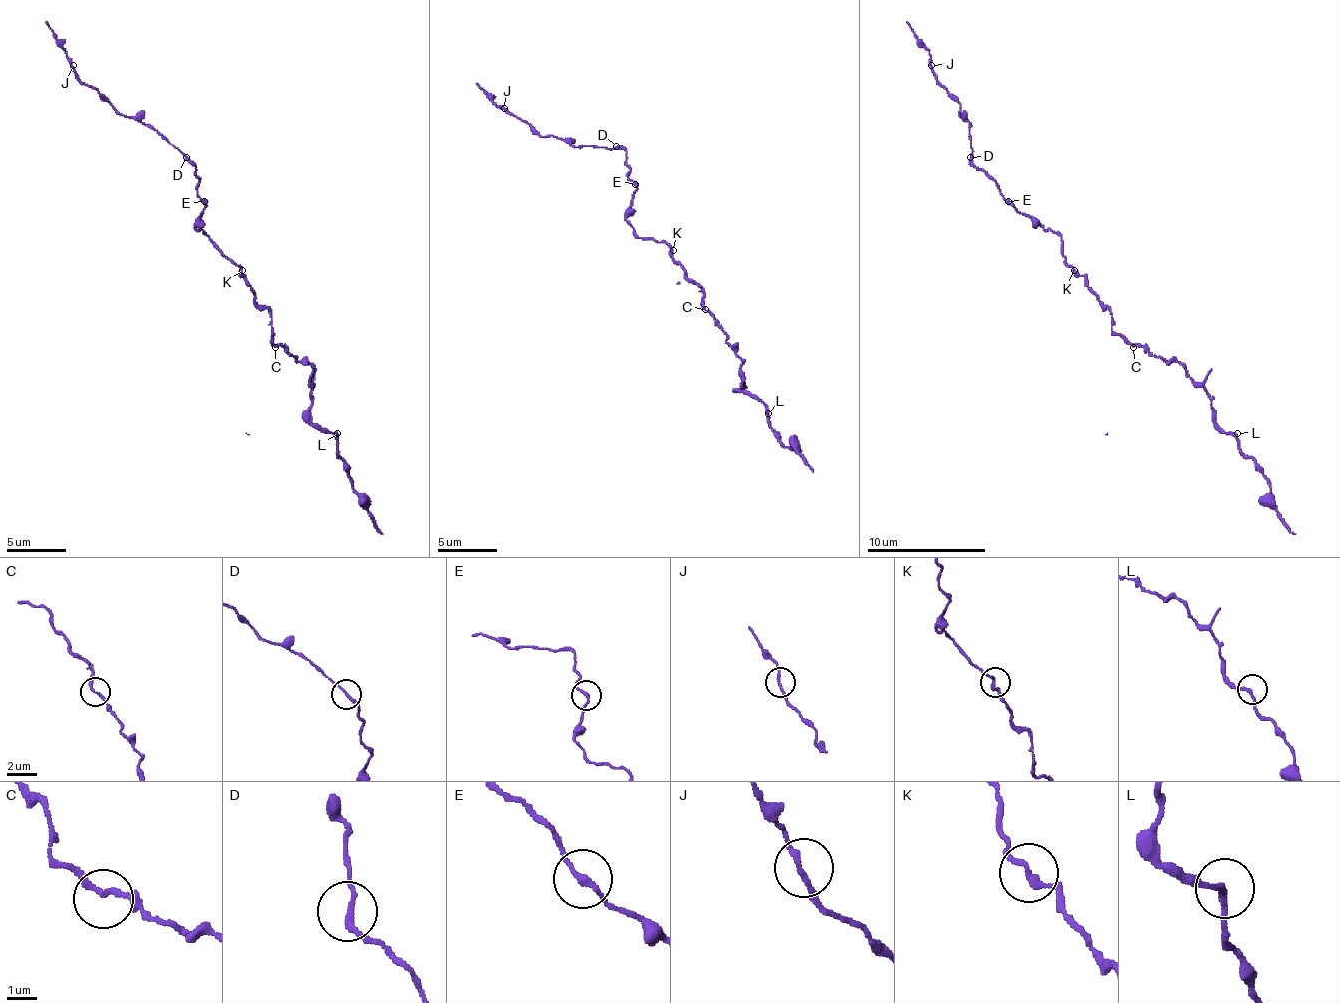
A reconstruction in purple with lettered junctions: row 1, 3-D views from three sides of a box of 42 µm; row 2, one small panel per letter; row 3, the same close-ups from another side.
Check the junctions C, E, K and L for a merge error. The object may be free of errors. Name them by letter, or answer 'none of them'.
none of them

